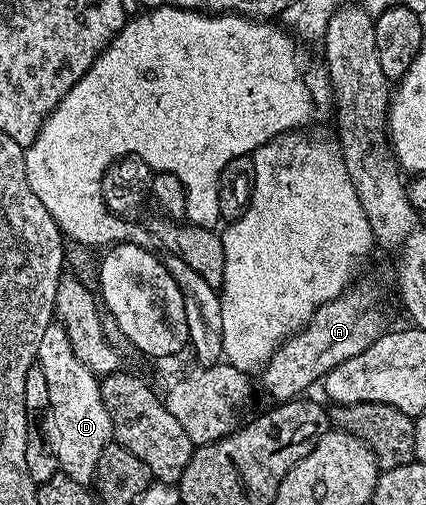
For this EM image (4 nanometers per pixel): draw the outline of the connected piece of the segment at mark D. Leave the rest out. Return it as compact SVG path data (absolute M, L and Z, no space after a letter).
M58 323L45 327L45 335L41 335L37 364L41 367L41 371L45 371L45 383L49 383L49 418L51 417L52 425L48 424L45 432L48 445L57 455L59 472L69 475L69 479L77 483L90 486L95 479L97 459L101 459L101 451L105 451L105 447L113 441L109 411L105 411L105 403L99 390L100 378L91 373L89 367L81 363L81 359L77 359L73 343L69 343L69 335L65 335L63 326Z

